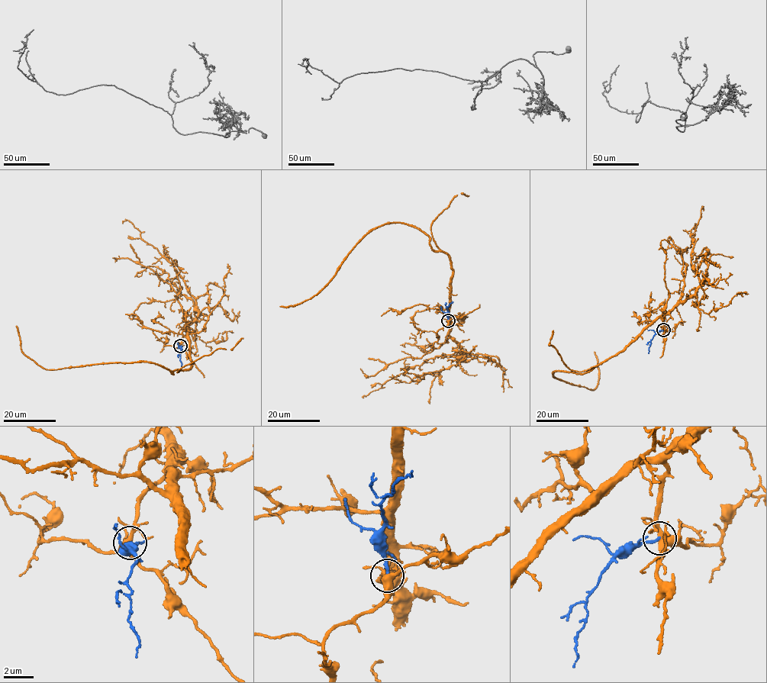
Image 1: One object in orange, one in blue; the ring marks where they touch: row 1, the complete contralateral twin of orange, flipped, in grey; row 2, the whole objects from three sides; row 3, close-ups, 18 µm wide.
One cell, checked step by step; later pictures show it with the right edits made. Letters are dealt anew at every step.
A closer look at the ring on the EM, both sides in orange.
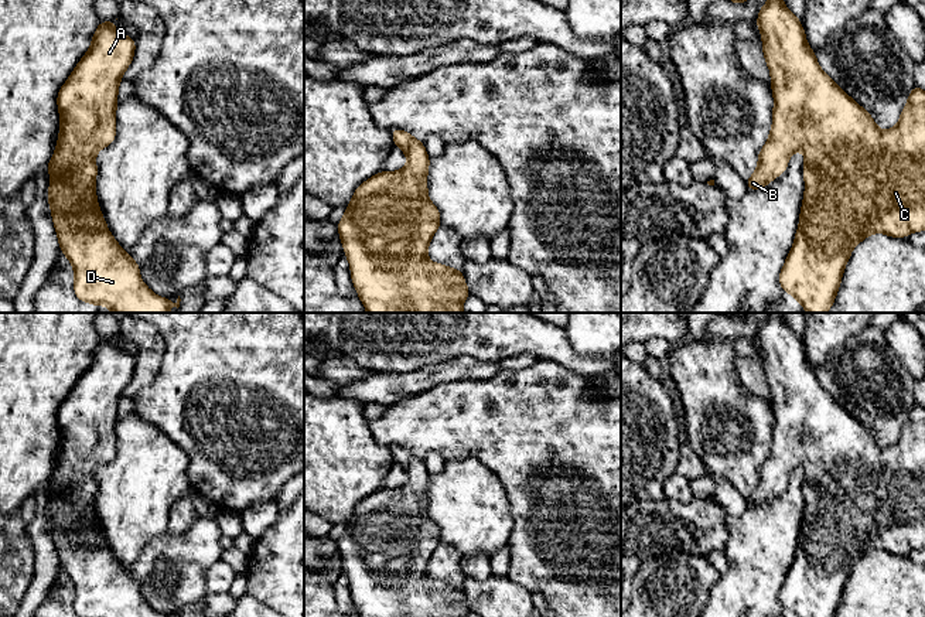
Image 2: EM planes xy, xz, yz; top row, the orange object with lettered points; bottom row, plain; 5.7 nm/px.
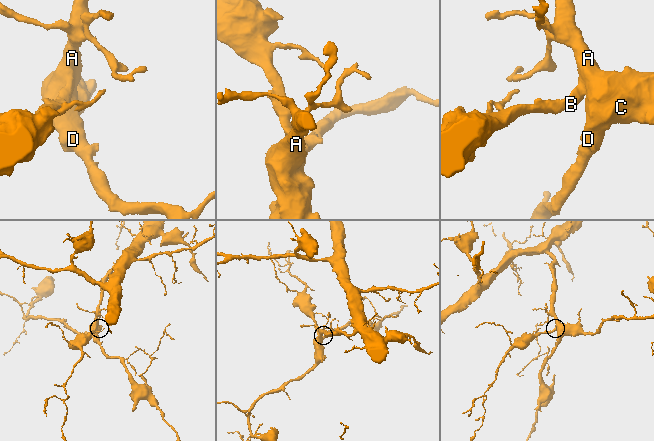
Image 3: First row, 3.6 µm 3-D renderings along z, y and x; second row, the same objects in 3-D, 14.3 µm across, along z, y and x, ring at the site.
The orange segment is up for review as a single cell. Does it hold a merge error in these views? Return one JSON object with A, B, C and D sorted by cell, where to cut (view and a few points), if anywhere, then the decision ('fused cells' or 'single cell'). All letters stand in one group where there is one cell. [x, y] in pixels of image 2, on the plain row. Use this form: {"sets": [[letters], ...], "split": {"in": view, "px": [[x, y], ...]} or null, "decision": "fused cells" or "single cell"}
{"sets": [["A", "B", "C", "D"]], "split": null, "decision": "single cell"}

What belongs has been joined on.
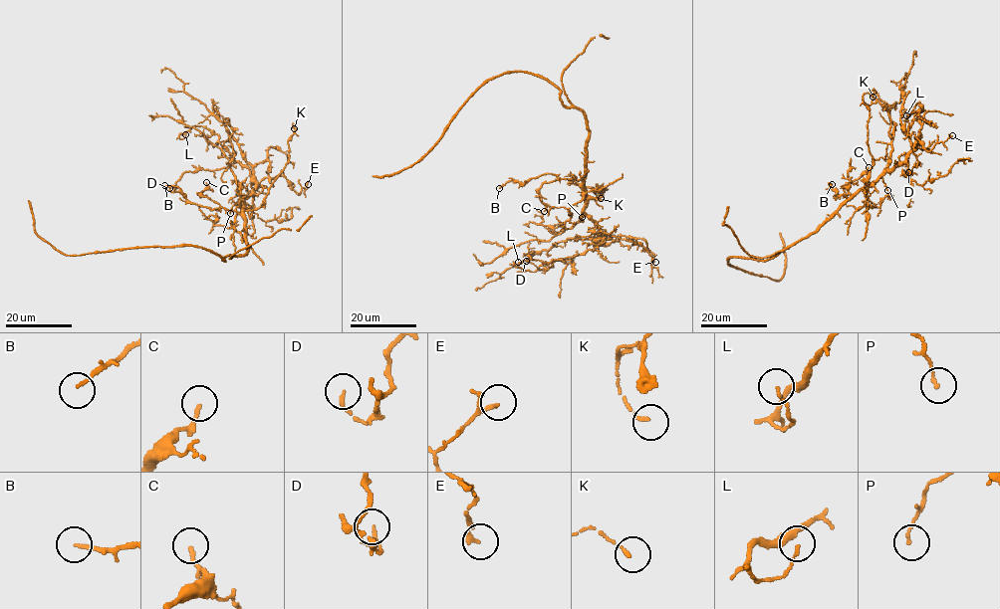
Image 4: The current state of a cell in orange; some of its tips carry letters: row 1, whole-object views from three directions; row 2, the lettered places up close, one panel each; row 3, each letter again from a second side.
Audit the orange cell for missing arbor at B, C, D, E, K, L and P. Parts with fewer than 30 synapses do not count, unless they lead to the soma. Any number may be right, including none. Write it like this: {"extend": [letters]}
{"extend": []}

